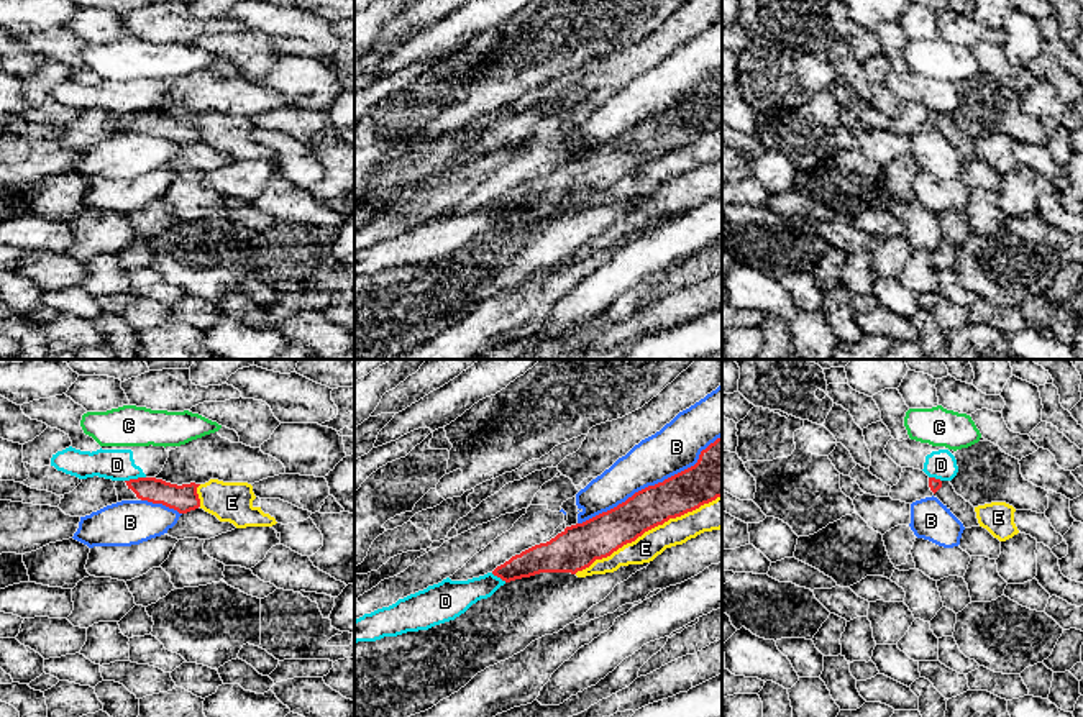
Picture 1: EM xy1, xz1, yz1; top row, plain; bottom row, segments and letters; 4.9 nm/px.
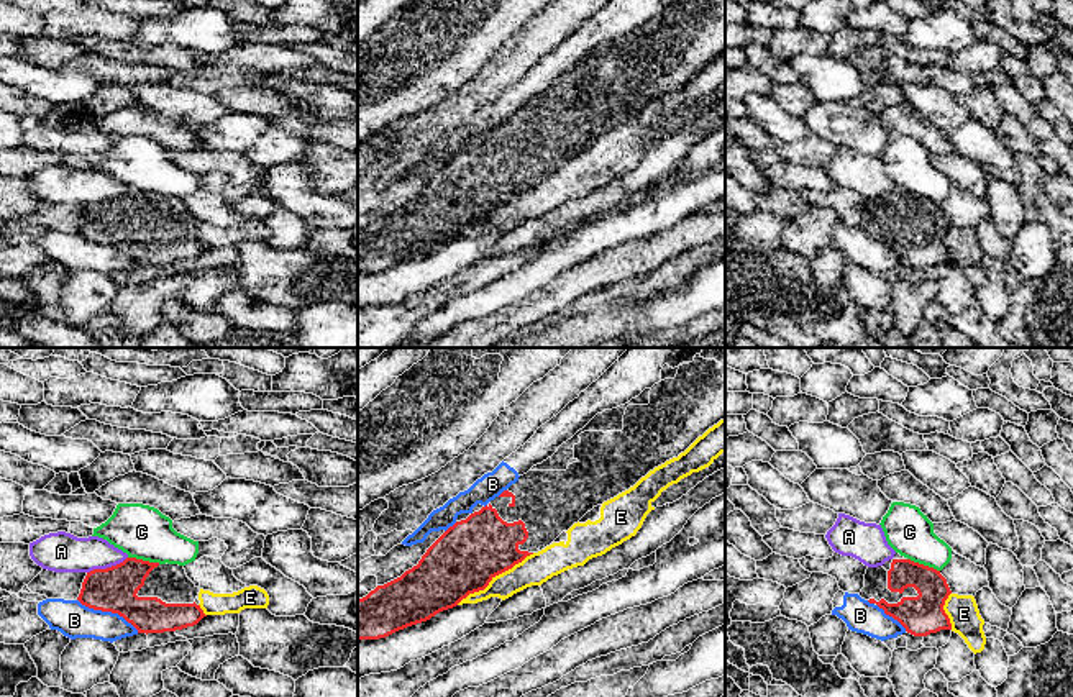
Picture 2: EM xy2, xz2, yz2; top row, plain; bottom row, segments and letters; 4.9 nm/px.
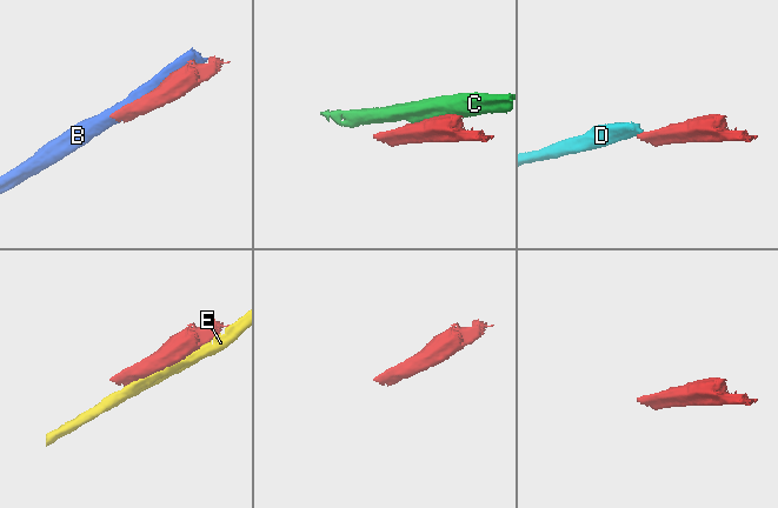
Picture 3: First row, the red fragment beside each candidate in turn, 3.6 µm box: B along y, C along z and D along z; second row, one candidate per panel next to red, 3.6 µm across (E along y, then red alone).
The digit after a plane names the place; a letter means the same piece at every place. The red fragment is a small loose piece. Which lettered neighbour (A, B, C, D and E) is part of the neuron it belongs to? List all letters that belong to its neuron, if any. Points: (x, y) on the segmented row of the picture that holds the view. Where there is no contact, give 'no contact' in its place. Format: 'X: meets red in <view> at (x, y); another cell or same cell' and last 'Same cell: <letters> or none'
A: meets red in xy2 at (107, 568); another cell
B: meets red in xz1 at (652, 486); another cell
C: meets red in yz2 at (922, 564); another cell
D: meets red in xy1 at (135, 479); another cell
E: meets red in xz1 at (647, 530); another cell
Same cell: none

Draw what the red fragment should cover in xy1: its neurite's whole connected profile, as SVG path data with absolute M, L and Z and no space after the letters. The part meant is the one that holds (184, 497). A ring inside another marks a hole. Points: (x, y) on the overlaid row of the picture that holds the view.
M138 477L130 481L117 481L115 489L118 502L121 500L148 500L162 504L179 514L187 514L200 507L197 487L200 484L171 484L156 477Z

